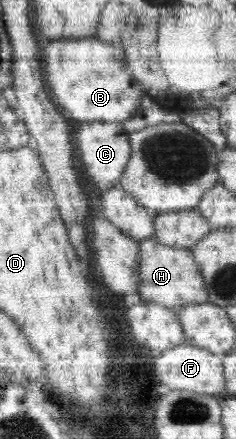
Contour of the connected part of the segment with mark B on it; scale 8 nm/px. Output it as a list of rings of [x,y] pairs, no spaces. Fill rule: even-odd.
[[[89,37],[51,41],[43,47],[40,62],[45,63],[44,81],[48,87],[48,95],[68,119],[82,122],[122,122],[135,113],[144,96],[143,89],[141,84],[135,83],[135,78],[123,65],[123,59],[115,59],[119,55],[123,55],[123,51],[117,49],[115,44],[107,45]]]

